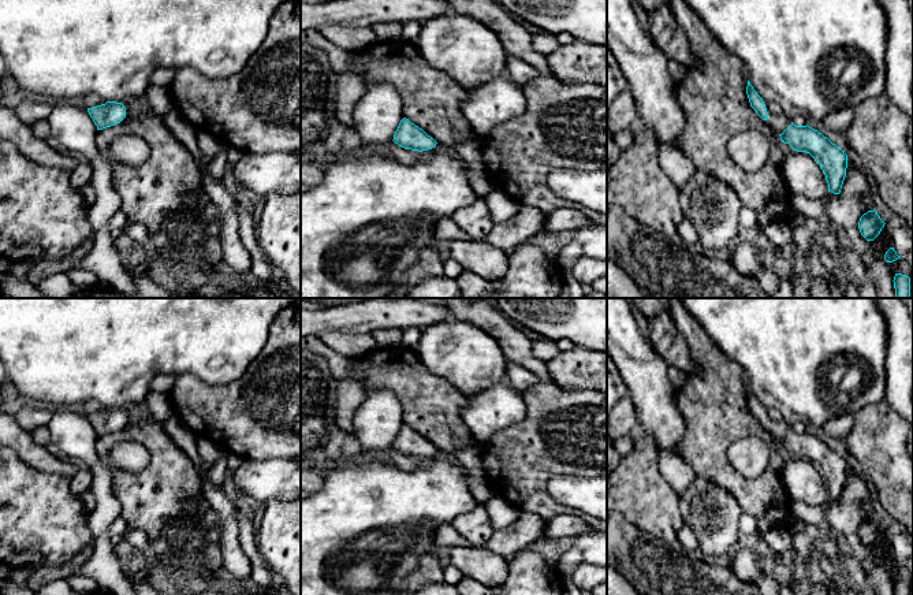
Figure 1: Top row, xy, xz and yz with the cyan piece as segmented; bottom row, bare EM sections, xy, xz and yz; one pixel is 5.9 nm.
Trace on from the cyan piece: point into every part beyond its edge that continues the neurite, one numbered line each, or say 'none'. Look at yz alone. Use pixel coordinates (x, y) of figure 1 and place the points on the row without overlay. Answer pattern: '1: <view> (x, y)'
1: yz (778, 430)

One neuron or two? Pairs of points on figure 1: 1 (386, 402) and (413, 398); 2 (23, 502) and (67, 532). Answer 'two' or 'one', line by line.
1: two
2: one

